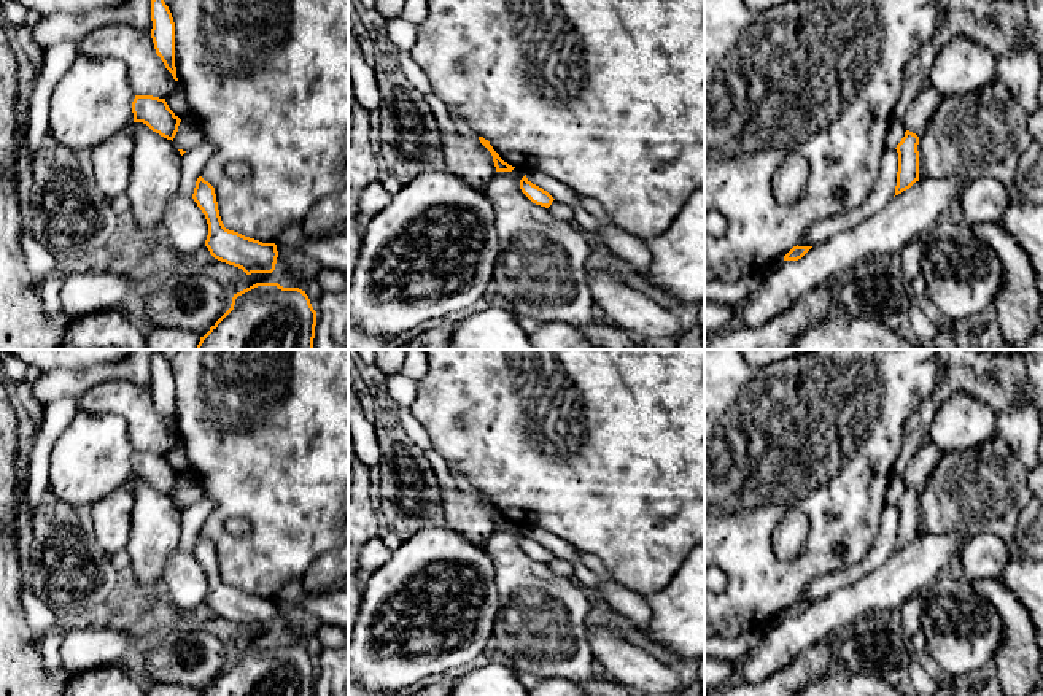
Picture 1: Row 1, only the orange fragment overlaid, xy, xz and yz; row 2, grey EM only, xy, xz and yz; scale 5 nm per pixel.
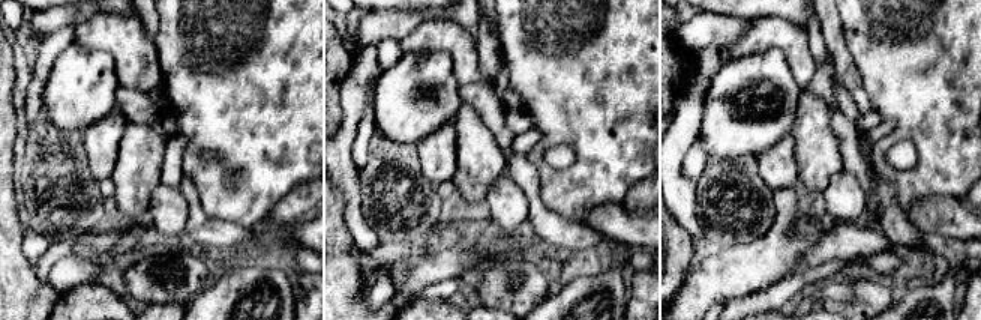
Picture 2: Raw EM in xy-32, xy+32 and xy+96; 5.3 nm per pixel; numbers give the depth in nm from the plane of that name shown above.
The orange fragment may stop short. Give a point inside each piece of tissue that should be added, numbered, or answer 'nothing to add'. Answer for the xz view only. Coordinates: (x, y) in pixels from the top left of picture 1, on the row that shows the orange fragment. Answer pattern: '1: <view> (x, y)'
nothing to add

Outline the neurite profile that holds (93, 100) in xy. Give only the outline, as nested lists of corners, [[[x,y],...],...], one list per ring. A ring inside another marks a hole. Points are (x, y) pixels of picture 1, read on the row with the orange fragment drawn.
[[[76,56],[52,91],[48,133],[65,148],[92,151],[134,124],[134,97],[119,59]]]

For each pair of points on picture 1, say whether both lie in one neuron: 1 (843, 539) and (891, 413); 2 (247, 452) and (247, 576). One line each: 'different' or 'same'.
1: same
2: same

